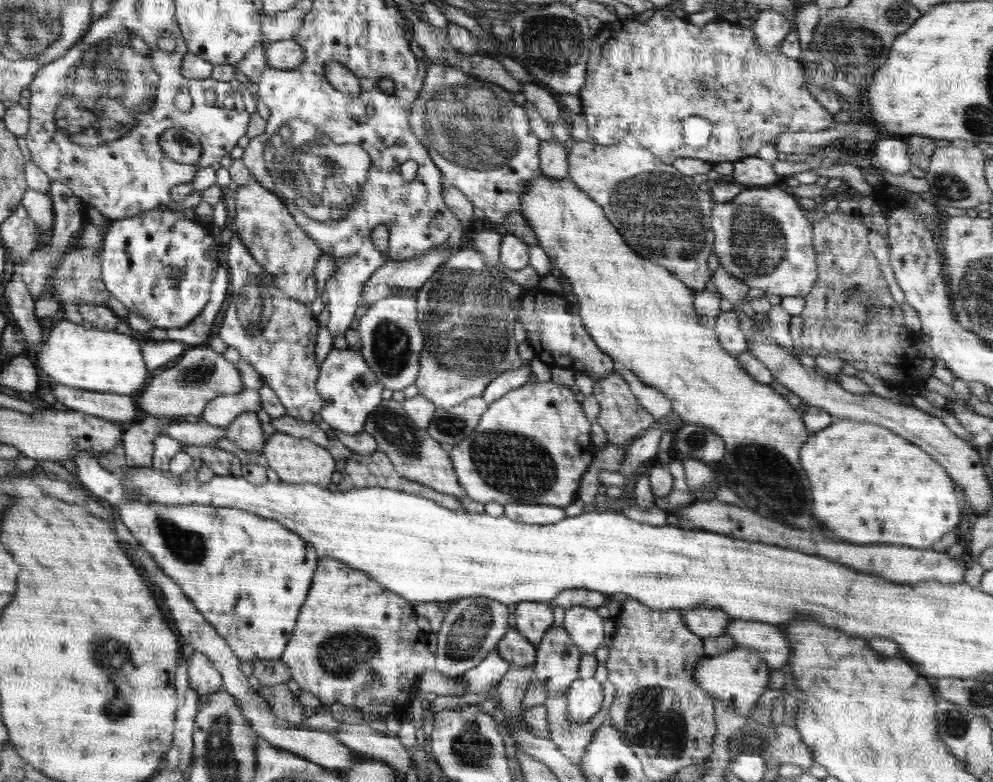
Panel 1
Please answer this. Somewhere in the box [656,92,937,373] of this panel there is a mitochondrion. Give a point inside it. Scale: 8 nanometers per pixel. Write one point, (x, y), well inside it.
(757, 239)

